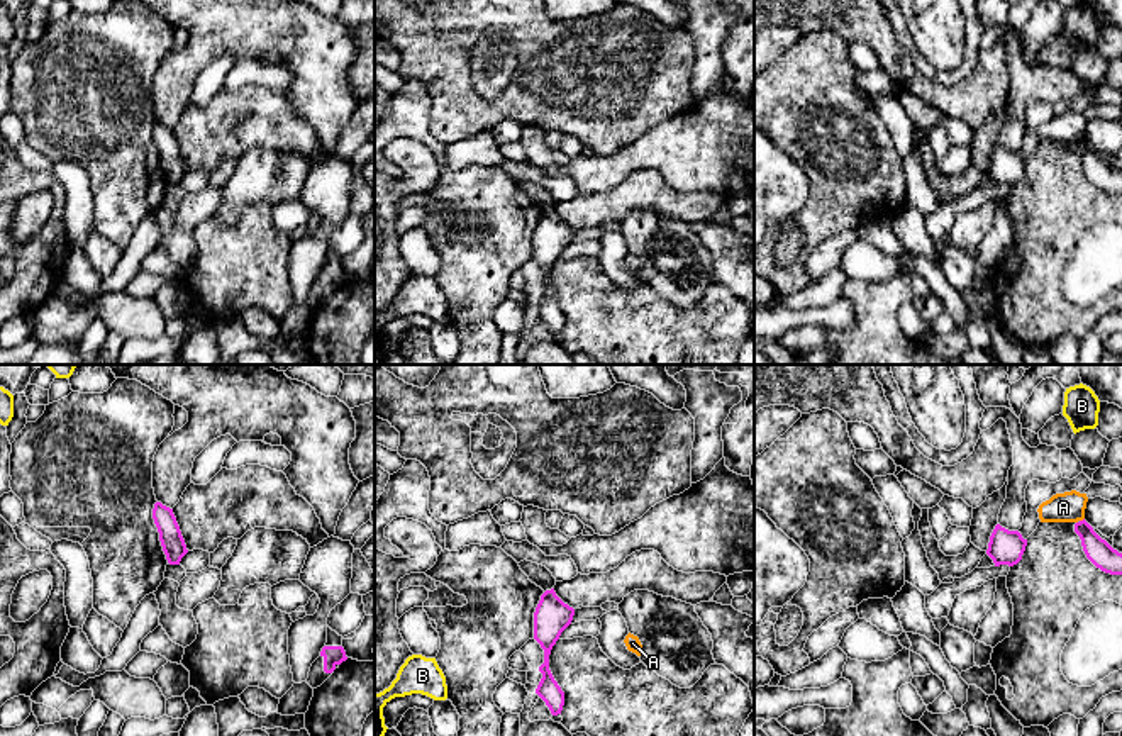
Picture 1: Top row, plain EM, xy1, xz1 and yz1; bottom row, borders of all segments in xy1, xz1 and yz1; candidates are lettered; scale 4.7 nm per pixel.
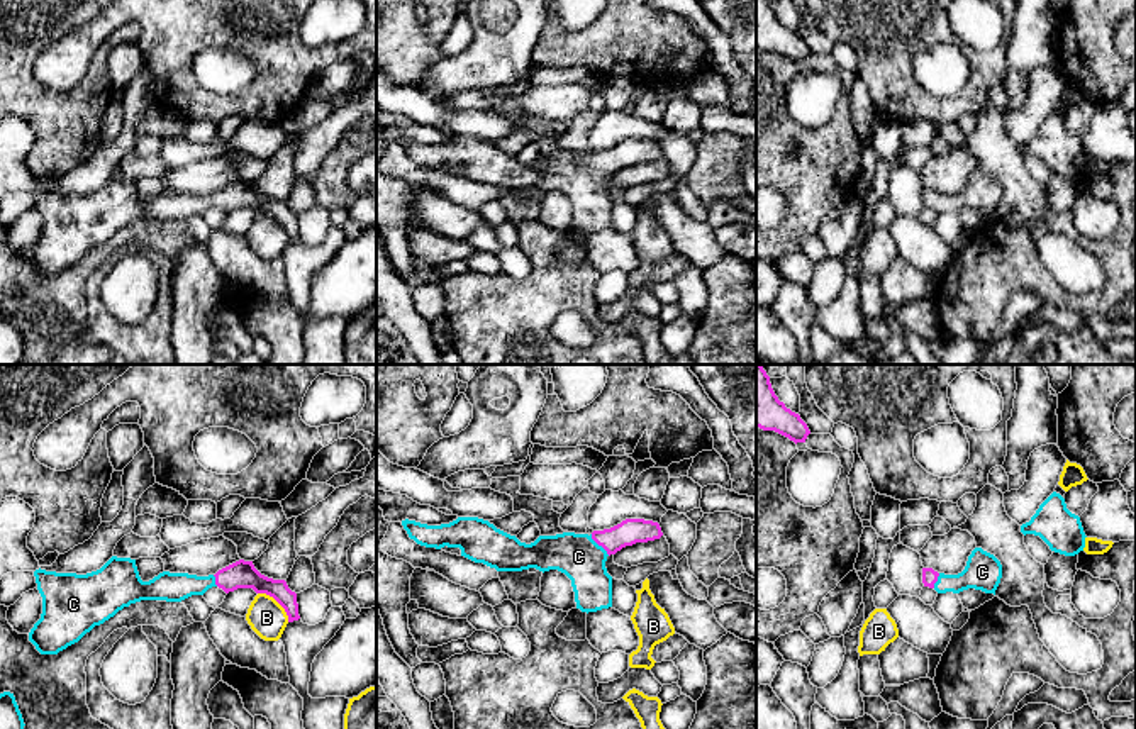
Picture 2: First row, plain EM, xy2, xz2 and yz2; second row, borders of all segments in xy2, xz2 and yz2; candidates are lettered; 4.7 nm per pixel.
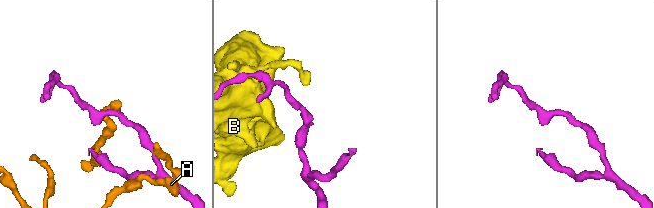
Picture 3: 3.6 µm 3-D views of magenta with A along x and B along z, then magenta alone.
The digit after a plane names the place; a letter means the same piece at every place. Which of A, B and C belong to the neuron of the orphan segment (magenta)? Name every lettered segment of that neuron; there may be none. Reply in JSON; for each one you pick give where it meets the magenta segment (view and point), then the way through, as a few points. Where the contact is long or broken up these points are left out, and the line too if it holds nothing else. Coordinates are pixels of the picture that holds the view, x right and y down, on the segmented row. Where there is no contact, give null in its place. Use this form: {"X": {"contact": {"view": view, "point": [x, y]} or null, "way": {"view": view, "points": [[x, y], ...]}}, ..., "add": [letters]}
{"C": {"contact": {"view": "xz2", "point": [599, 545]}, "way": {"view": "xz2", "points": [[629, 531], [599, 545], [587, 555], [579, 556]]}}, "add": ["C"]}

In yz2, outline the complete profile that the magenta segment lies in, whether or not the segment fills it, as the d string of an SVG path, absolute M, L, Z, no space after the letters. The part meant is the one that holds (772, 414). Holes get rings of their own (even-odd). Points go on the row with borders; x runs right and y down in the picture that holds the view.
M756 364L756 427L775 431L795 444L805 442L810 434L800 415L778 400L761 364Z

